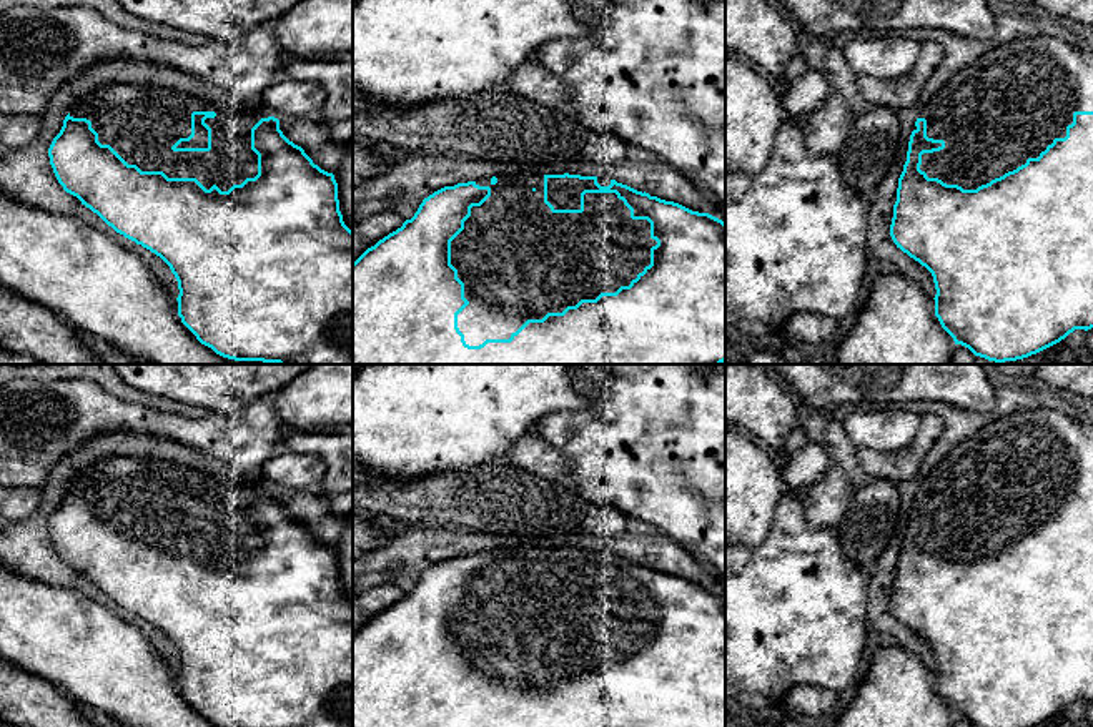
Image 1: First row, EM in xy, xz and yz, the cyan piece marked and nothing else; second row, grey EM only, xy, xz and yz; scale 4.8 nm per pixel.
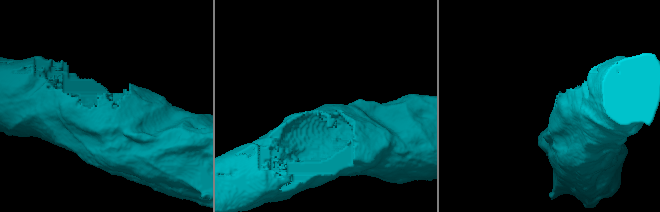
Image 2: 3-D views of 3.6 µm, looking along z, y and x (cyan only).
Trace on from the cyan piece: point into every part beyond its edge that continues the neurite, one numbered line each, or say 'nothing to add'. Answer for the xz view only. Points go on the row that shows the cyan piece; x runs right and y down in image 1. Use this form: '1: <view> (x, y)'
1: xz (518, 260)

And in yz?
1: yz (1005, 107)

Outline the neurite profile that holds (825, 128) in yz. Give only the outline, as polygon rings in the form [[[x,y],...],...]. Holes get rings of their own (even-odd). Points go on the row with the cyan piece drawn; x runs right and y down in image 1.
[[[830,90],[825,101],[802,118],[809,151],[814,156],[837,156],[853,121],[850,101]]]

